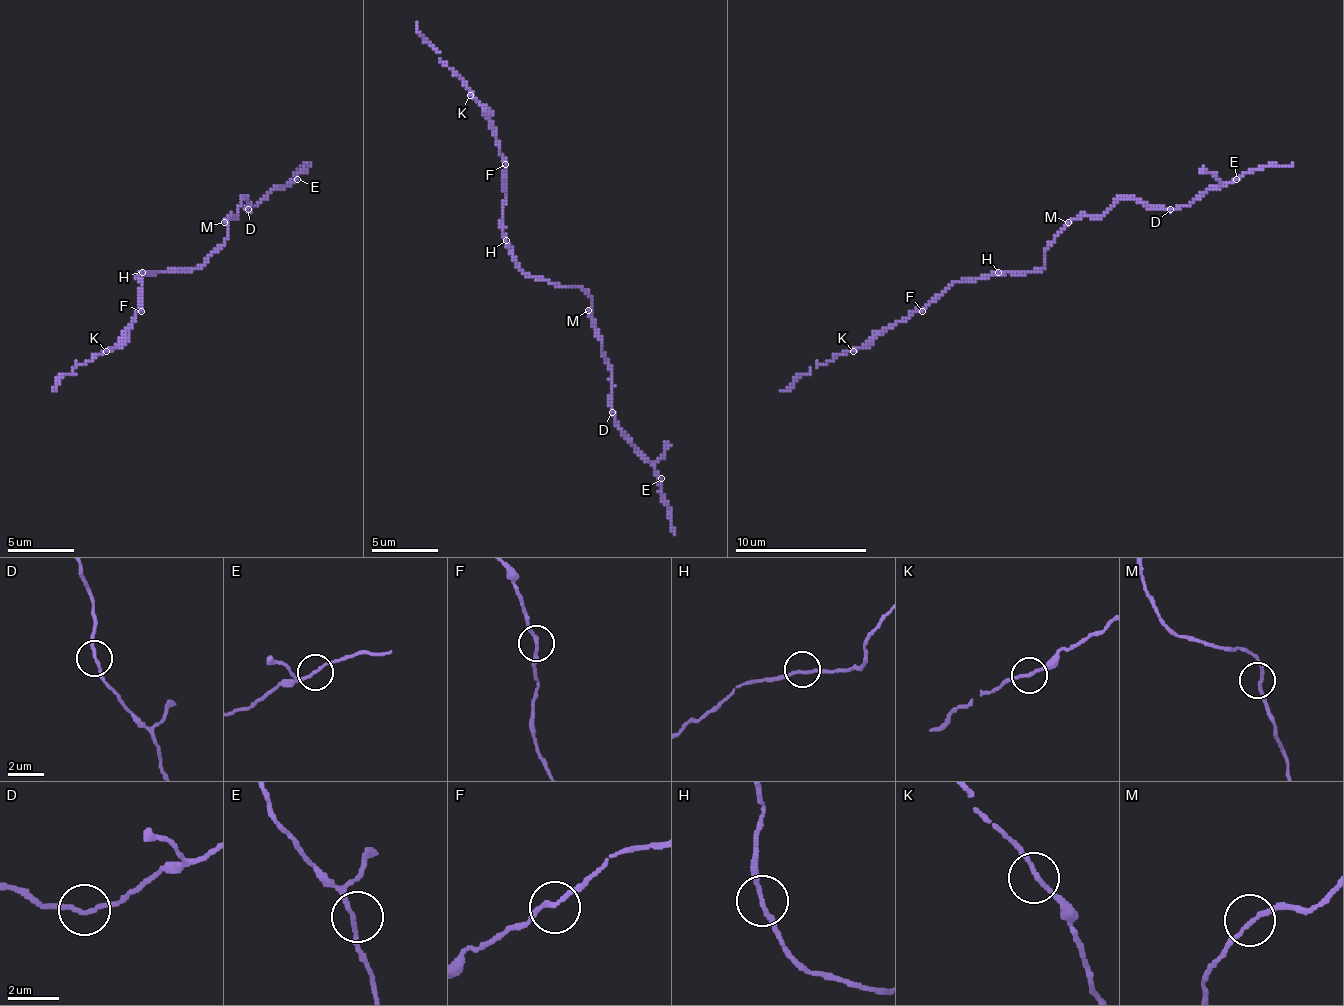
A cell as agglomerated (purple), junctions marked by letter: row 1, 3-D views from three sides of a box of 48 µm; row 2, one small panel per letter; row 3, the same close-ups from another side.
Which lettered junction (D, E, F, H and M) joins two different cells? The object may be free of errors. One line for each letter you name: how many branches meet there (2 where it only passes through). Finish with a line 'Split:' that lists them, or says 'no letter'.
Split: no letter

